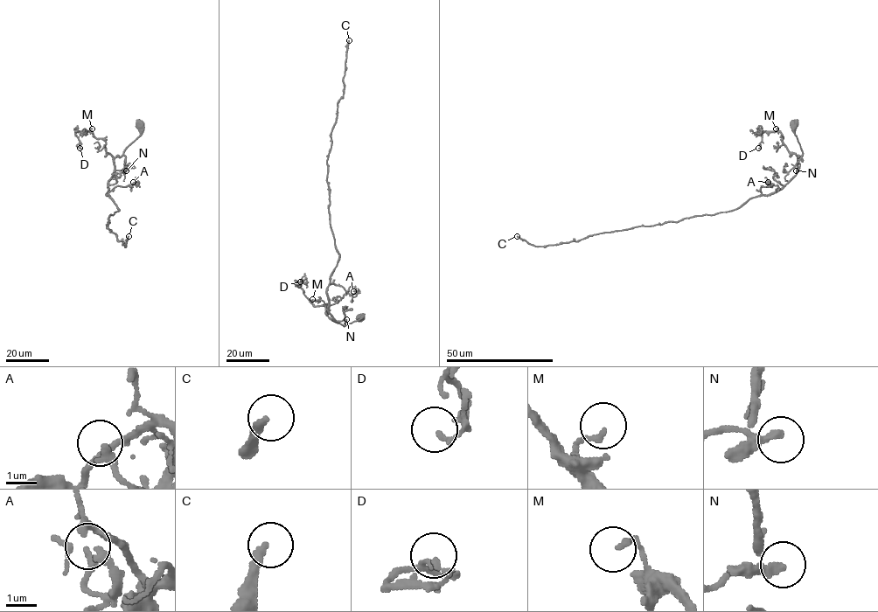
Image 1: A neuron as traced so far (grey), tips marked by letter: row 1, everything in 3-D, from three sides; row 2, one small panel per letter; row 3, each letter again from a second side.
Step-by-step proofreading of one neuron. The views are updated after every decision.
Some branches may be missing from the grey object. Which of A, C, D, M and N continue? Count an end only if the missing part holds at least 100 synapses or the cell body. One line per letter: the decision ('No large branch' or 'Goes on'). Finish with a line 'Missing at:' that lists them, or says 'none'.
A: No large branch
C: Goes on
D: No large branch
M: No large branch
N: No large branch
Missing at: C

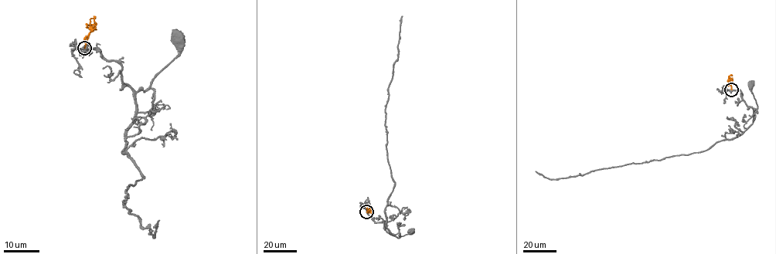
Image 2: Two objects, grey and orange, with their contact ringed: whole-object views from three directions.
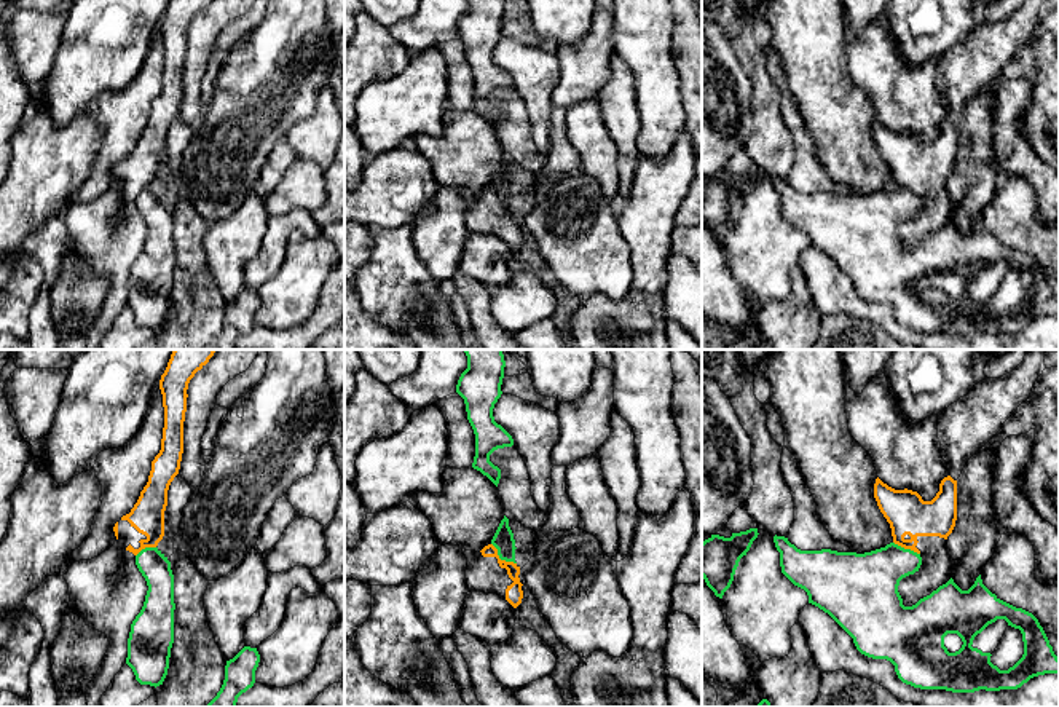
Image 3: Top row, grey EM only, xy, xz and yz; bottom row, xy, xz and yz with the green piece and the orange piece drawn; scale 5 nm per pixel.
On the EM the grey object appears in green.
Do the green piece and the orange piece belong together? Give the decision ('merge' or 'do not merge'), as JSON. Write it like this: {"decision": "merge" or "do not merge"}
{"decision": "do not merge"}

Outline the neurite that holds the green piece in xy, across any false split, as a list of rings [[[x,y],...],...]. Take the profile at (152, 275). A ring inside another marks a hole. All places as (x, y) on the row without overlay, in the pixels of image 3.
[[[145,190],[136,207],[148,233],[140,255],[131,267],[126,306],[140,327],[163,327],[174,286],[174,217],[158,190]]]

